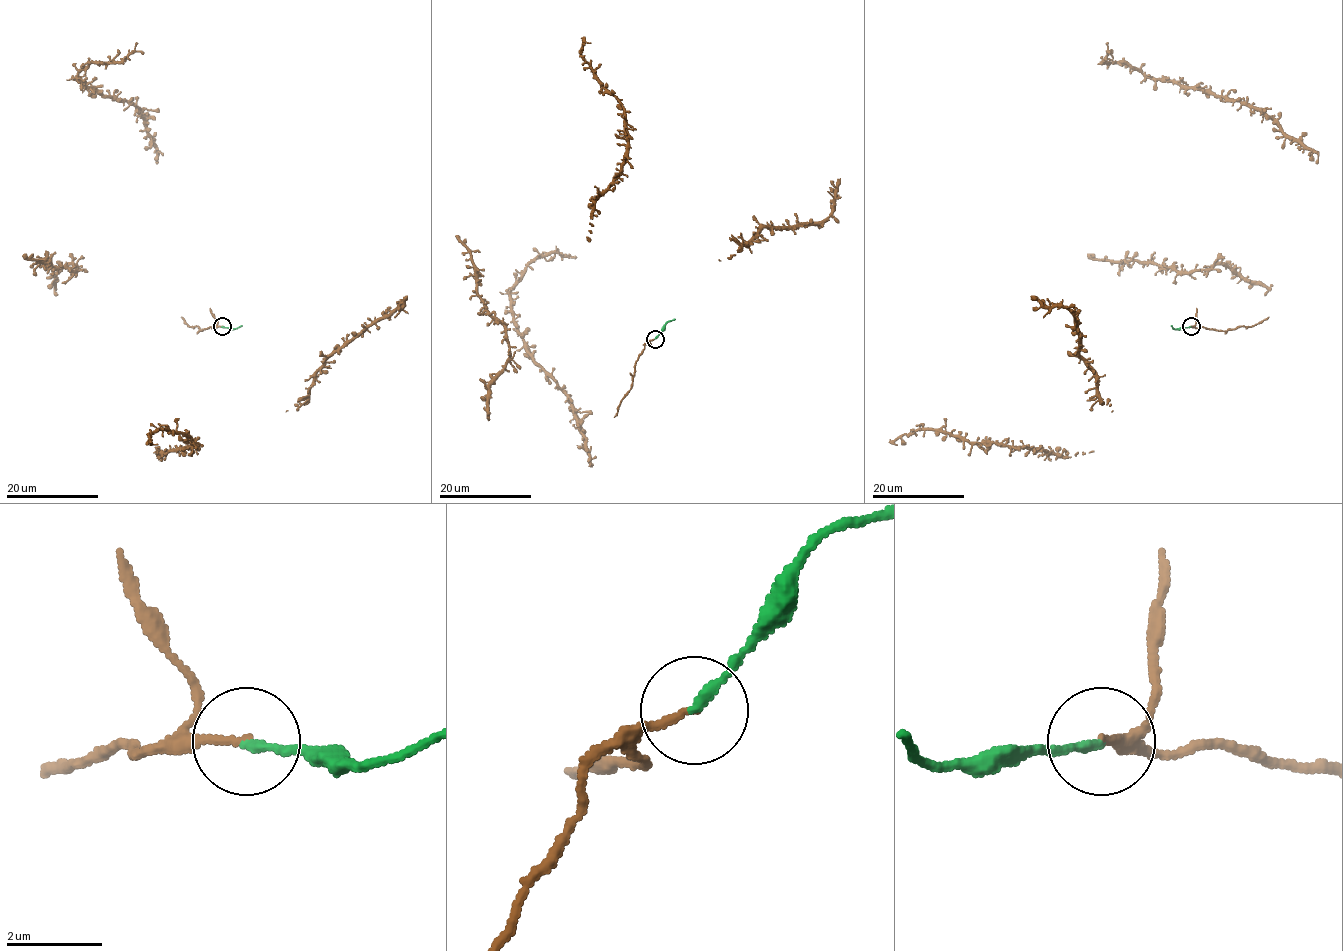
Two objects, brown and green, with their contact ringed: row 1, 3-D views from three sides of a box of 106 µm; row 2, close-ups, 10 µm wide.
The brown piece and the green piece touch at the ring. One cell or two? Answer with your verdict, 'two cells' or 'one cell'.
one cell

